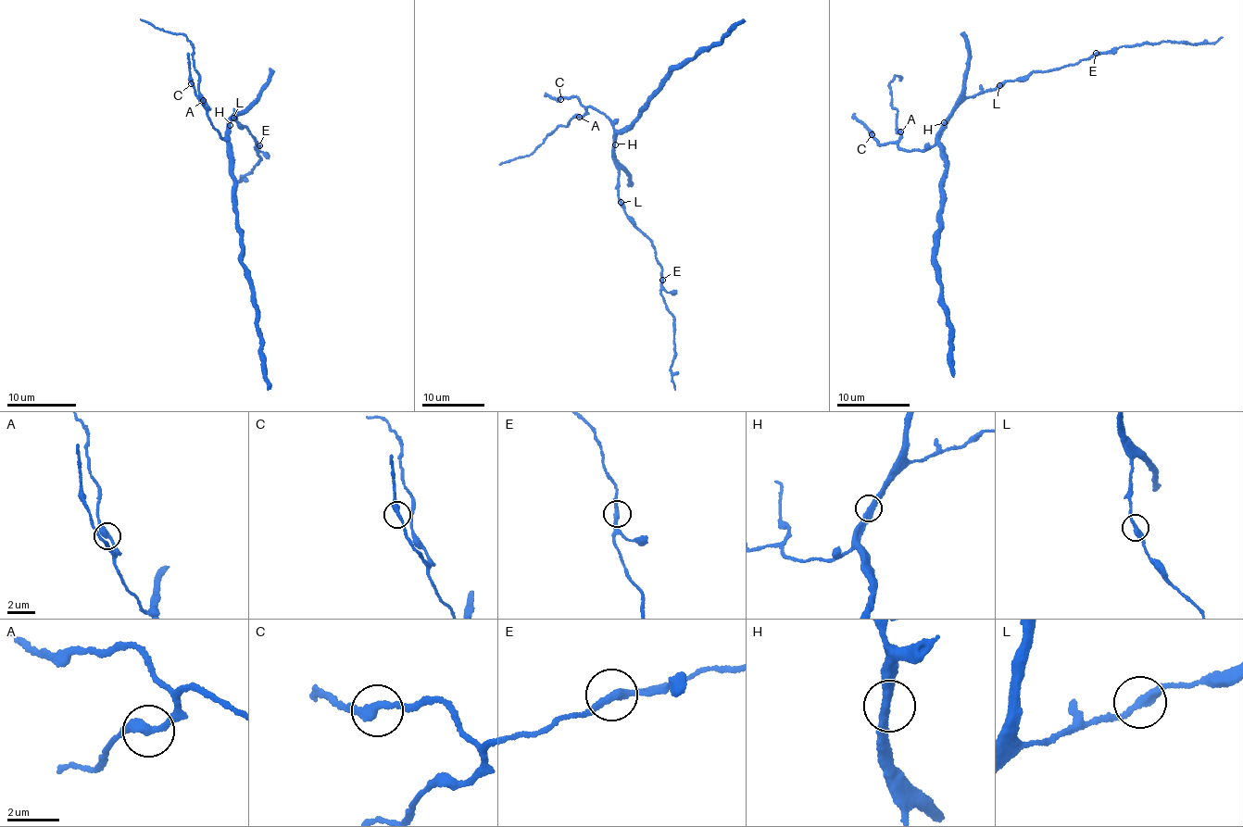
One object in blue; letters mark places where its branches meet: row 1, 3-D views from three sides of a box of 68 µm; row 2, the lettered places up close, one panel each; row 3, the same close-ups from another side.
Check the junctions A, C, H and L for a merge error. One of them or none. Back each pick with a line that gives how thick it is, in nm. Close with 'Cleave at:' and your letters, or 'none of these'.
Cleave at: none of these

